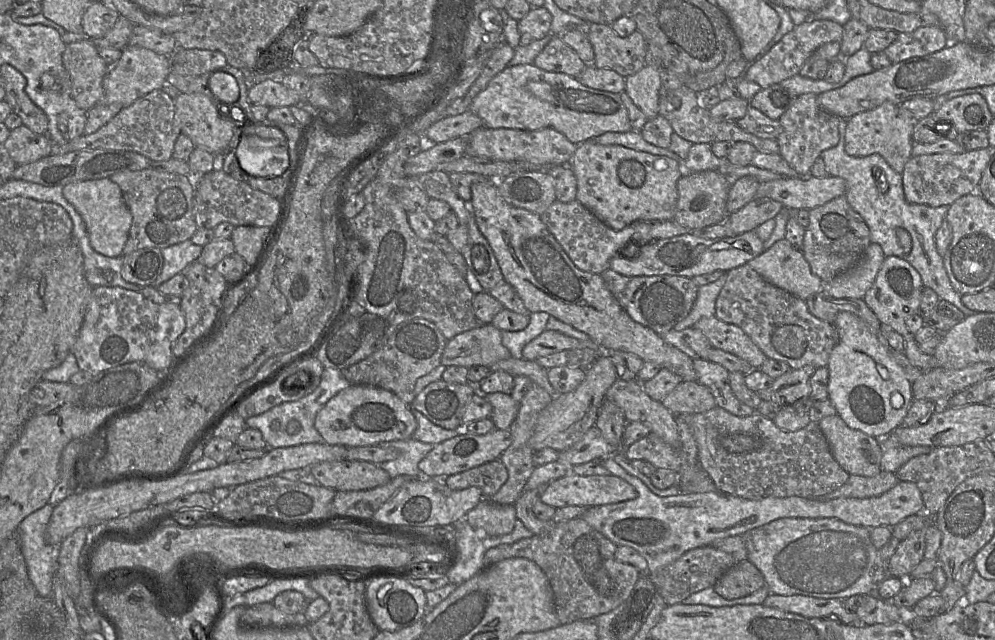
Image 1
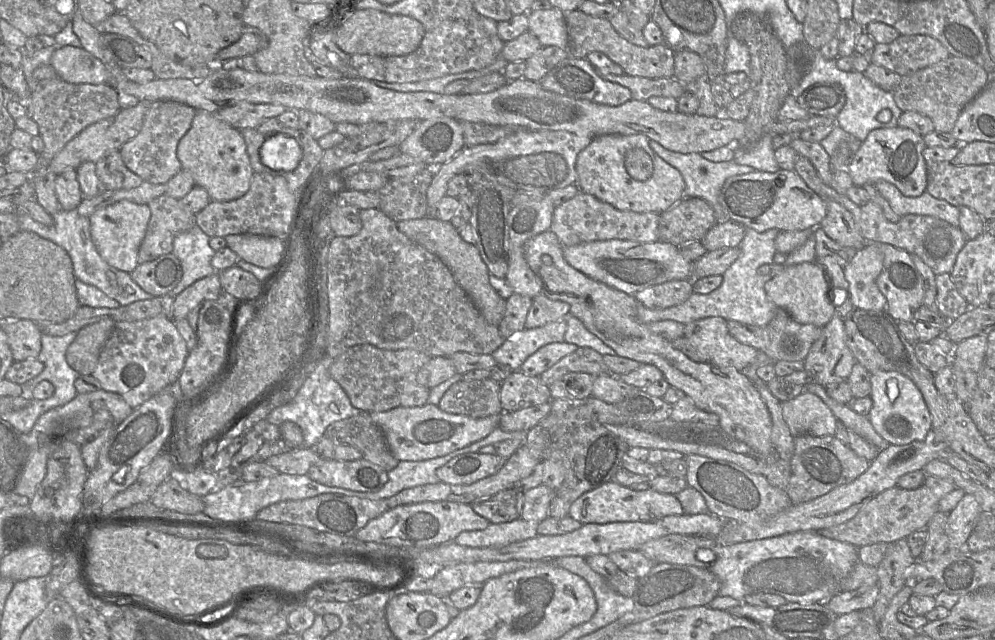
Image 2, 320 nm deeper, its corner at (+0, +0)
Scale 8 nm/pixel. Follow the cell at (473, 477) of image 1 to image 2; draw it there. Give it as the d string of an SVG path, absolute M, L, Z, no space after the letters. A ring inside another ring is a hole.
M515 488L502 490L495 495L471 504L475 513L486 518L489 523L511 522L520 518L524 492Z

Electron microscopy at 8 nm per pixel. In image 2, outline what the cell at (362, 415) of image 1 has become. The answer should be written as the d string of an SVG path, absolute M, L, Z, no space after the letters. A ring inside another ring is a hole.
M428 403L420 407L396 407L369 414L382 430L390 452L399 461L419 461L444 456L486 437L499 423L499 415L471 418L444 412L438 405Z

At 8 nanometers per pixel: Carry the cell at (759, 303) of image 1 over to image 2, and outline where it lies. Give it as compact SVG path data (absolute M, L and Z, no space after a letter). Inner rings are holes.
M777 308L773 319L765 326L754 326L738 321L727 321L730 334L740 343L754 347L765 353L772 362L781 360L804 361L812 344L819 338L822 328L813 324L796 322L784 309Z

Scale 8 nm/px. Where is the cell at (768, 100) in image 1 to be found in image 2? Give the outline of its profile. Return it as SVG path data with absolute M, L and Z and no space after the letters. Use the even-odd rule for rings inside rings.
M817 82L795 97L795 100L810 115L835 119L845 105L846 94L838 83Z

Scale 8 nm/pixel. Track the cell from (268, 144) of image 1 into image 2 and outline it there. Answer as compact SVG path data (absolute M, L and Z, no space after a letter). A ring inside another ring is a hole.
M283 133L265 136L266 139L259 150L261 162L273 171L293 170L301 160L298 142Z

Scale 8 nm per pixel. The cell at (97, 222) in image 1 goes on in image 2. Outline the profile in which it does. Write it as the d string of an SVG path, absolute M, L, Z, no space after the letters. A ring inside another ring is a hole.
M128 200L118 201L91 214L88 217L91 240L101 258L109 265L130 274L138 265L138 250L145 236L150 215L147 204Z

